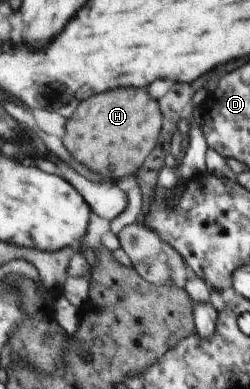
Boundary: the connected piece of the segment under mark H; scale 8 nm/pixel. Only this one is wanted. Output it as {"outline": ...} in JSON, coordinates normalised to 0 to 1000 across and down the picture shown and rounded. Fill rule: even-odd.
{"outline":[[[580,229],[428,234],[372,244],[308,275],[308,296],[268,306],[252,378],[268,393],[380,445],[408,465],[480,463],[556,440],[588,396],[620,378],[648,296],[636,265]]]}

